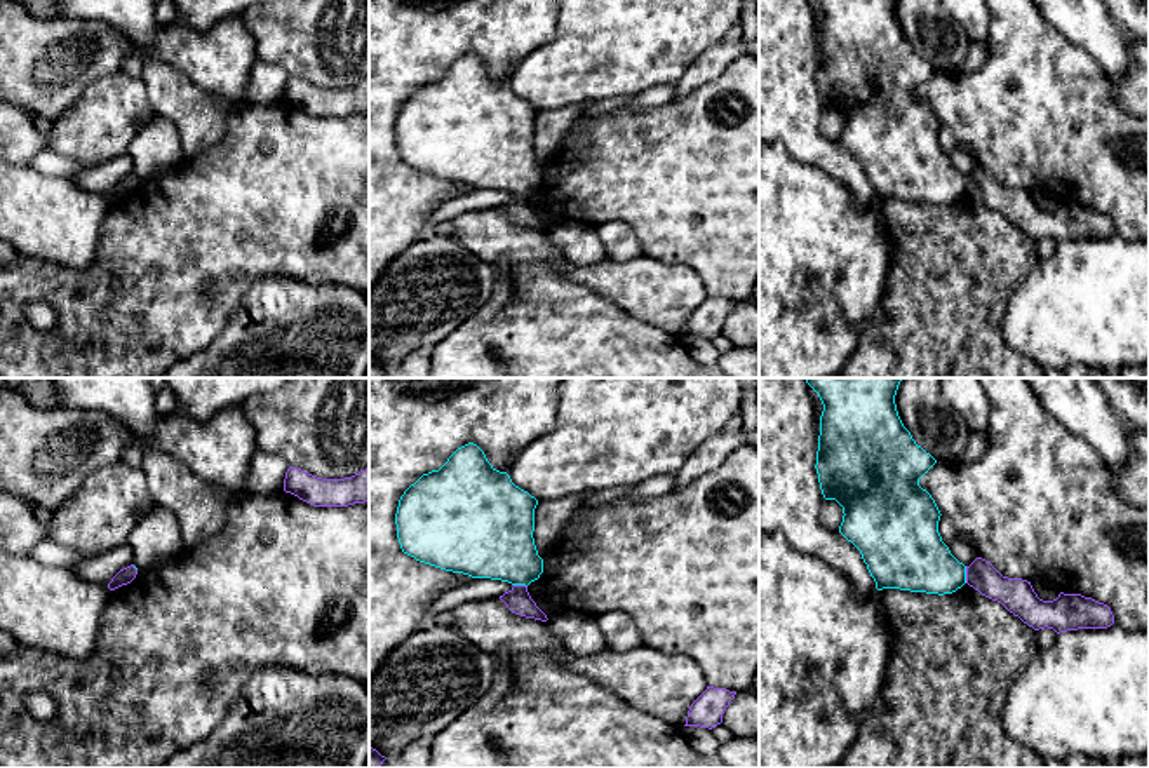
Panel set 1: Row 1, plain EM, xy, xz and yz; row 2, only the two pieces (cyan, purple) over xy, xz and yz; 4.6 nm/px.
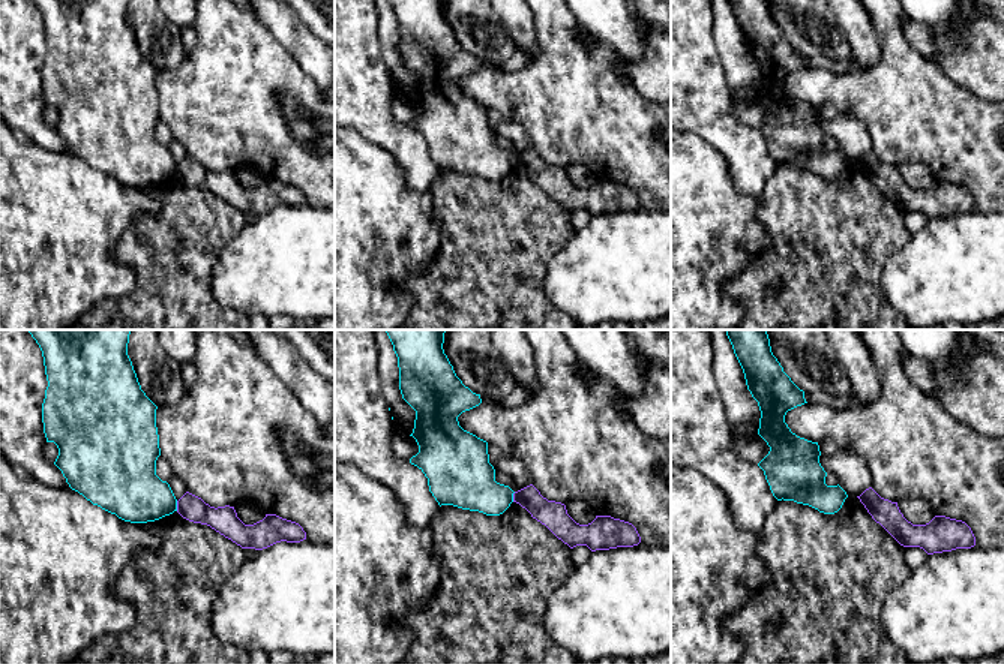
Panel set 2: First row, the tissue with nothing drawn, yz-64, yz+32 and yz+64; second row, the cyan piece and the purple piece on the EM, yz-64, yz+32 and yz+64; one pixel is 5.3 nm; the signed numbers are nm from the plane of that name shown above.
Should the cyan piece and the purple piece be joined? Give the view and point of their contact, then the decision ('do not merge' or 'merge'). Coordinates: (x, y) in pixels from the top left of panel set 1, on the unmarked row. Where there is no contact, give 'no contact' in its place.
yz (965, 185) | do not merge

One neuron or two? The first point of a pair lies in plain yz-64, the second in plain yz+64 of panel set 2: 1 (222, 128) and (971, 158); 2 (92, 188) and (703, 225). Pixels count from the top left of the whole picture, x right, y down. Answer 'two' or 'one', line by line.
1: one
2: one

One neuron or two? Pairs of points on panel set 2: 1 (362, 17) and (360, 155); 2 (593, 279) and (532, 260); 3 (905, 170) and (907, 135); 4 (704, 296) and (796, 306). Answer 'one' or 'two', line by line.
1: two
2: two
3: two
4: two

